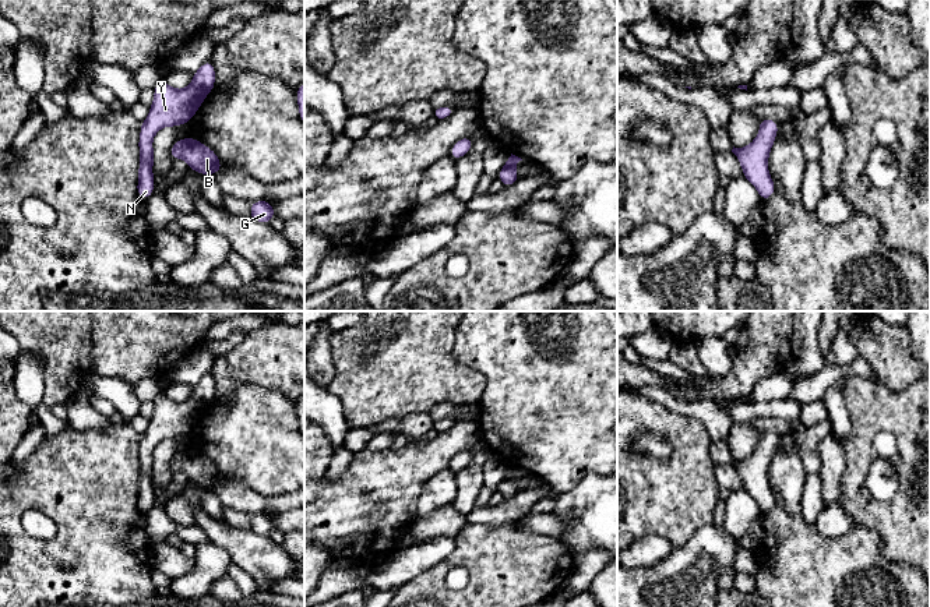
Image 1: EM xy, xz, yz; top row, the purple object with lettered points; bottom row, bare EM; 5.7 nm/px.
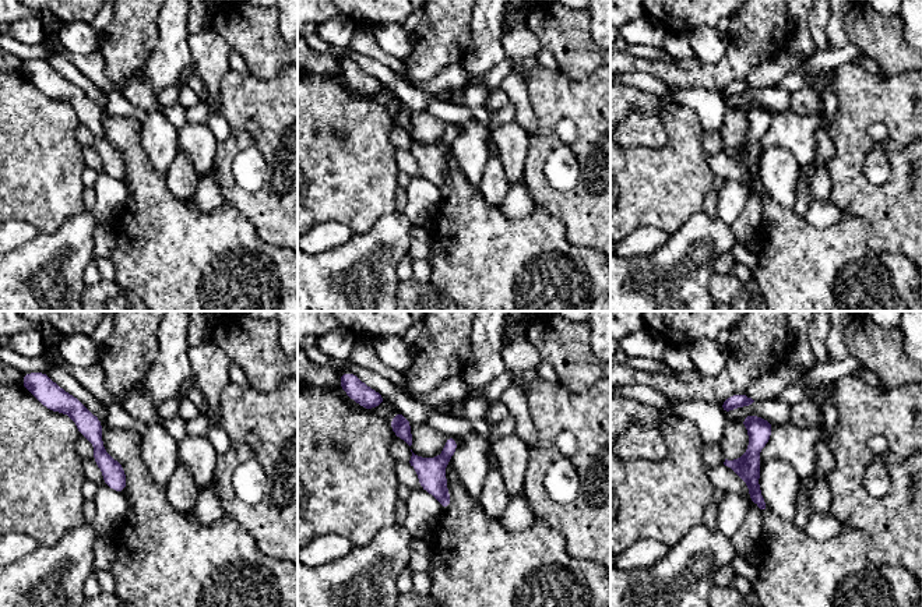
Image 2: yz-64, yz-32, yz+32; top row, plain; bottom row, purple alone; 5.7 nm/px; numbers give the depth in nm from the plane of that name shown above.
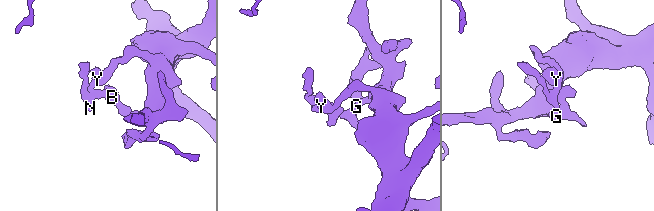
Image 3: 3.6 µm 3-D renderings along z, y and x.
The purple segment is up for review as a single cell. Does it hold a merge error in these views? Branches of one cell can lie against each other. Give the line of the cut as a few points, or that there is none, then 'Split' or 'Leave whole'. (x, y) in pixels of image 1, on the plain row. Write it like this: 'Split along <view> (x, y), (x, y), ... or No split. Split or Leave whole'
No split. Leave whole

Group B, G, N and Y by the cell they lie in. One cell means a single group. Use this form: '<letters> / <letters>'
B G N Y

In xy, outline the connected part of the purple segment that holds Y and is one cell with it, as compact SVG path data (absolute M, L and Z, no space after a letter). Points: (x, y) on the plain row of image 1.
M211 373L205 374L194 387L193 394L184 402L175 402L161 392L152 402L155 410L149 419L149 427L141 434L138 452L140 479L137 507L147 514L154 505L154 459L155 447L169 438L187 437L195 428L200 417L215 399L215 380Z

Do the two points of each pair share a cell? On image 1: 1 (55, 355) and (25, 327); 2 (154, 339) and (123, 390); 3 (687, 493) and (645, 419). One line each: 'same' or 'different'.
1: same
2: different
3: same

